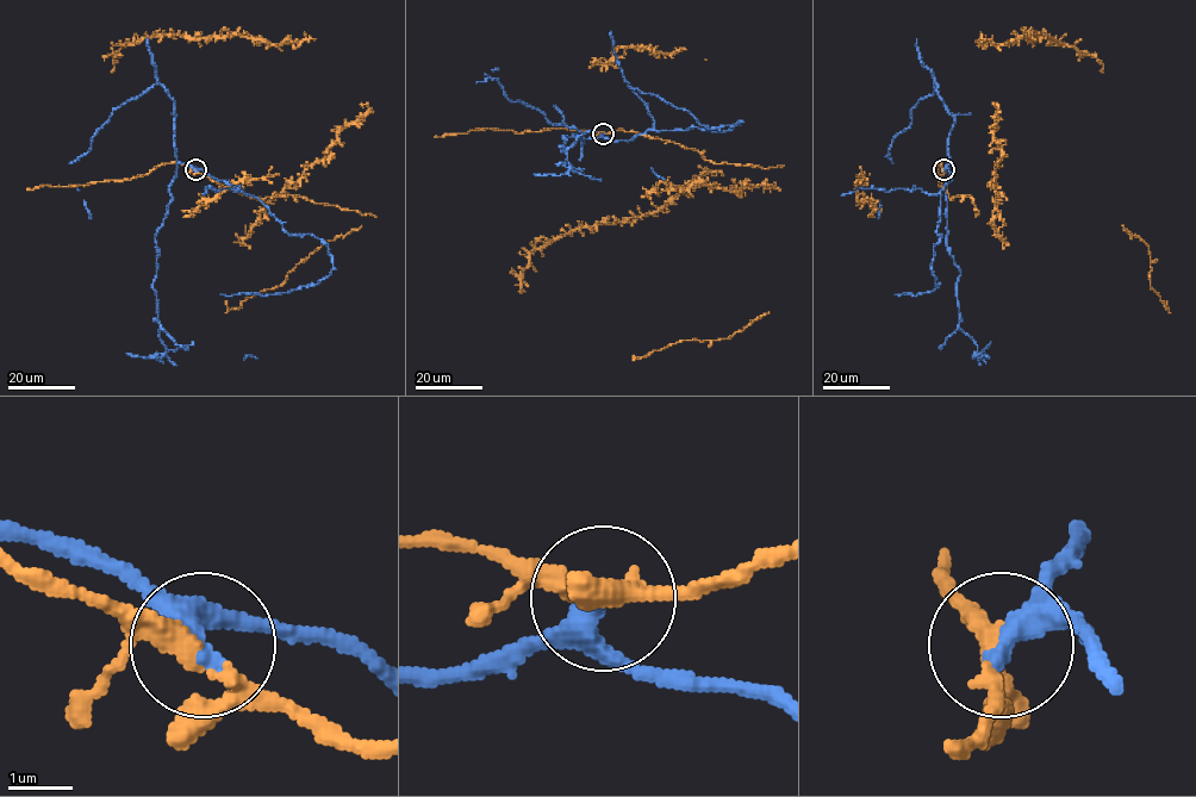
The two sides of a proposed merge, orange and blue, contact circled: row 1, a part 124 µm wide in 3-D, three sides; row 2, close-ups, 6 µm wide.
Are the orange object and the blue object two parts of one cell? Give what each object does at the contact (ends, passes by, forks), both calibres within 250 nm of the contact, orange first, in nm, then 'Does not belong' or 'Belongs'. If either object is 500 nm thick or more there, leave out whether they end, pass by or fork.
At the ring orange passes by. At the ring blue passes by. Thickness 260 nm (orange) against 320 nm. Does not belong

